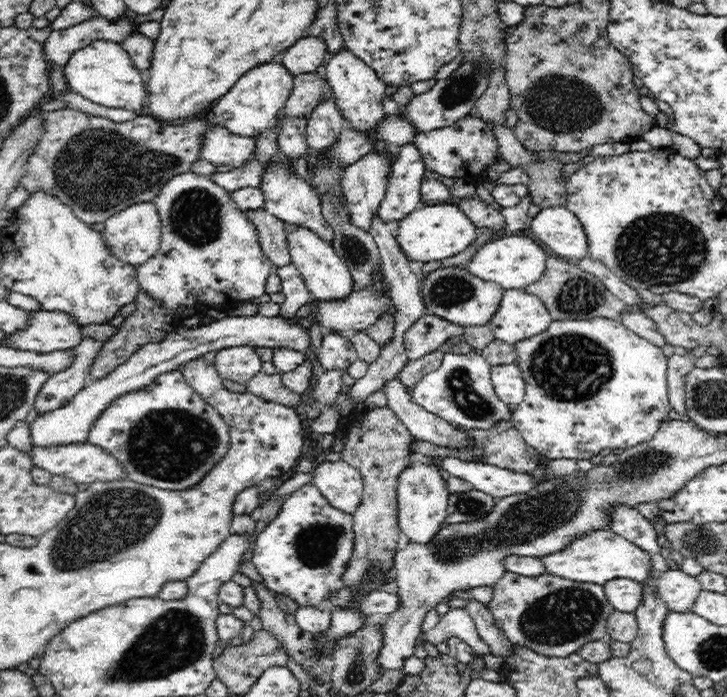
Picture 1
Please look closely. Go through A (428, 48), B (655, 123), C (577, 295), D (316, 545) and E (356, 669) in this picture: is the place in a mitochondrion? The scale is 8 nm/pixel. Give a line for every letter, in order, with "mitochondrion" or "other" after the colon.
A: other
B: other
C: mitochondrion
D: mitochondrion
E: mitochondrion

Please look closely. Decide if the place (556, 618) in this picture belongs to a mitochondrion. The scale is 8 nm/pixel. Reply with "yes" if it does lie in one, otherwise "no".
yes

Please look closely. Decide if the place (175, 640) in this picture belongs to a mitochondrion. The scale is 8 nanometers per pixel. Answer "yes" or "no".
yes

